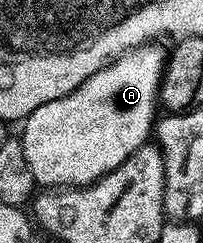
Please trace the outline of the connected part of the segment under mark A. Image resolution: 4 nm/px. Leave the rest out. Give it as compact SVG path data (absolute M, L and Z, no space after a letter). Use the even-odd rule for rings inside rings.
M157 45L135 47L95 73L86 83L79 85L76 91L47 105L39 105L39 109L32 111L29 118L24 120L25 132L20 132L19 138L34 184L45 189L86 187L134 155L150 138L159 115L161 74L165 72L166 58L166 52L161 52Z

